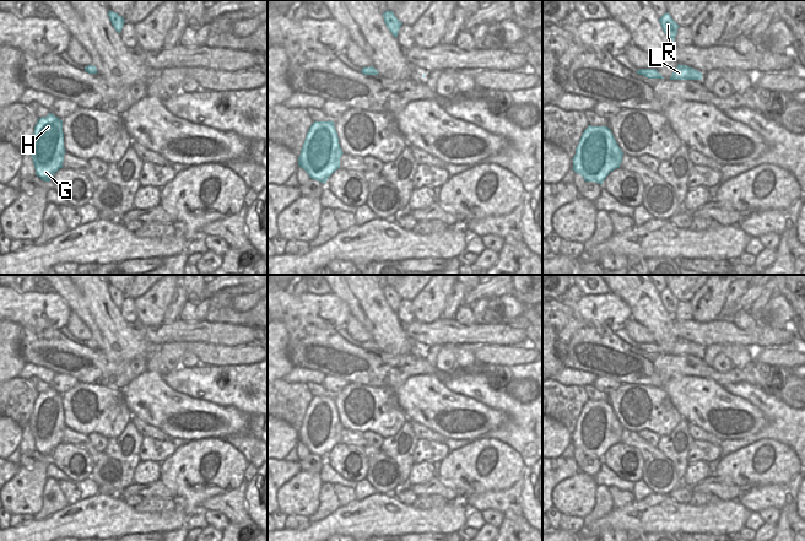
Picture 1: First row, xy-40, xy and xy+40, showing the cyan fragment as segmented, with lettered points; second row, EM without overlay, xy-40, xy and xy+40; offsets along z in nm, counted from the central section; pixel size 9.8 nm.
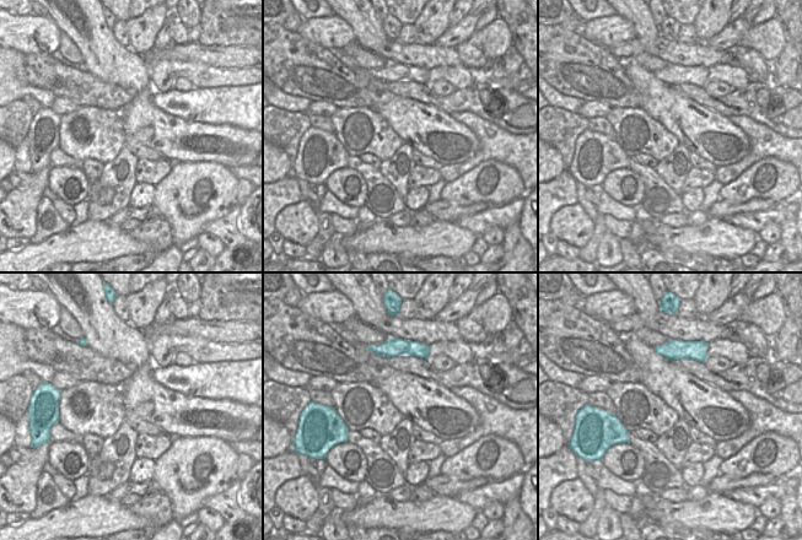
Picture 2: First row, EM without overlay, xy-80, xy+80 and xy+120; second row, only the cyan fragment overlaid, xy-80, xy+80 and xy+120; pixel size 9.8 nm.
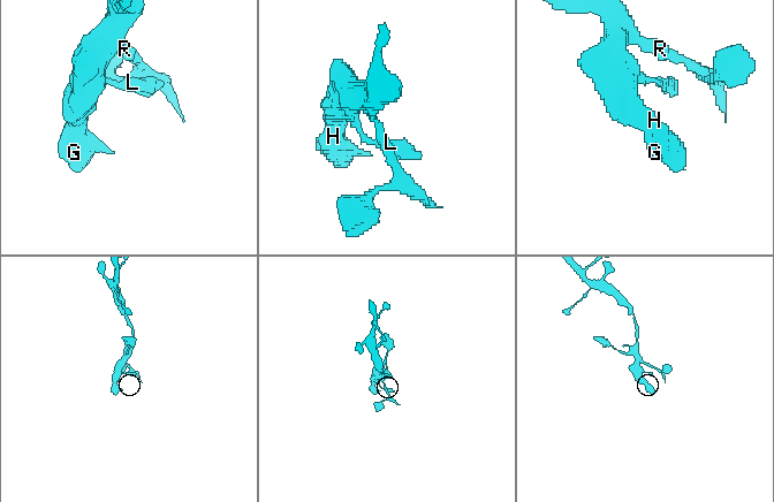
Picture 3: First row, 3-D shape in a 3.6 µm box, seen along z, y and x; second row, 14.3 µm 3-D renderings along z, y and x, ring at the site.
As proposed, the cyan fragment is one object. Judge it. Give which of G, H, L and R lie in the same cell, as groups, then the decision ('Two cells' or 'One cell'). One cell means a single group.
Groups: G H L R. One cell

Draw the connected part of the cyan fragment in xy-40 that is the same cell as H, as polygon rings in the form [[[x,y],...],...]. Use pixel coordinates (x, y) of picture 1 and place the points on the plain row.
[[[52,388],[39,393],[27,424],[33,434],[36,450],[50,456],[63,443],[65,429],[63,395]]]

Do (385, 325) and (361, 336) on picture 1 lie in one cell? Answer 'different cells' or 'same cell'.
different cells

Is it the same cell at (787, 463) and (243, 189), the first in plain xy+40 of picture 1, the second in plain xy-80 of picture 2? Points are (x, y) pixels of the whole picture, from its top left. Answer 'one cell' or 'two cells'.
two cells

